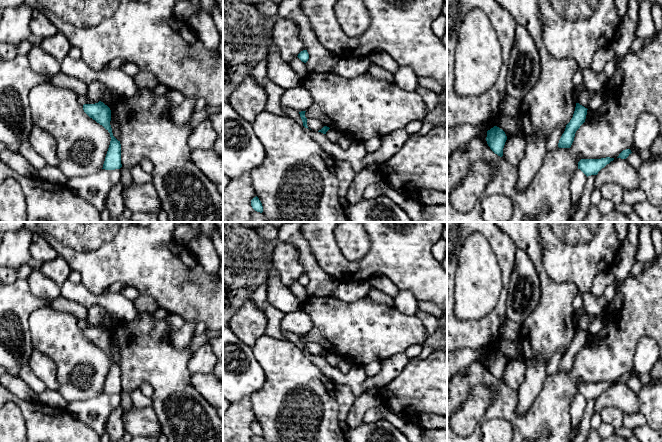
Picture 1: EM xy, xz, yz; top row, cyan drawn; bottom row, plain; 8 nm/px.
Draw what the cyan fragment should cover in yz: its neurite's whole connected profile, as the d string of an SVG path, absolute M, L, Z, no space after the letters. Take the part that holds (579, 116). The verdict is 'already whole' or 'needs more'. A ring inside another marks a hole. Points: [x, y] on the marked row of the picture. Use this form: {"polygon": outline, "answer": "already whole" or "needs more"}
{"polygon": "M576 103L575 111L572 119L566 125L565 131L562 134L558 147L559 148L570 148L575 137L576 131L580 128L580 126L585 122L587 115L587 108Z", "answer": "already whole"}

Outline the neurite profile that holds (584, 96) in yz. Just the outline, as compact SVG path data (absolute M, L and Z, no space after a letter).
M584 88L581 91L579 91L576 95L577 103L584 106L585 108L588 108L588 104L595 94L596 92Z

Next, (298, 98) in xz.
M302 85L286 89L281 96L280 104L283 108L290 108L298 112L306 111L311 107L313 98L310 92Z

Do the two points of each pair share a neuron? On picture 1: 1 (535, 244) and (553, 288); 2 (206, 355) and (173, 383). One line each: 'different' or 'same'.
1: same
2: different

